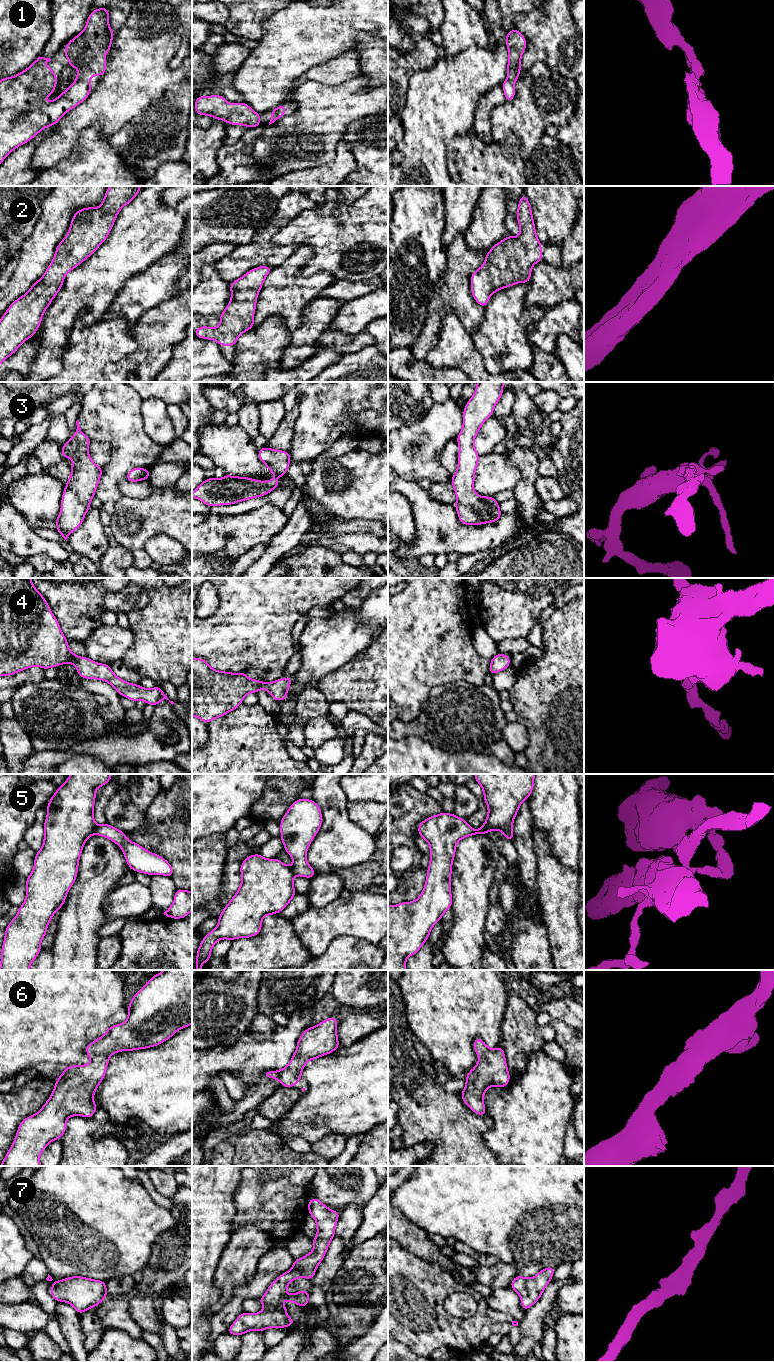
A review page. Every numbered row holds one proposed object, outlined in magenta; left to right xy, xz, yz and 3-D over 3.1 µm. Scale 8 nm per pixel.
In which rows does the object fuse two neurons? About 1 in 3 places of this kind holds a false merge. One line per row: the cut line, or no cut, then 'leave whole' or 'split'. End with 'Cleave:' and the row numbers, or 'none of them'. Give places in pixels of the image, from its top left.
1: cut none; leave whole
2: cut none; leave whole
3: cut none; leave whole
4: cut none; leave whole
5: cut xz (290, 867), (294, 875); split
6: cut none; leave whole
7: cut none; leave whole
Cleave: 5

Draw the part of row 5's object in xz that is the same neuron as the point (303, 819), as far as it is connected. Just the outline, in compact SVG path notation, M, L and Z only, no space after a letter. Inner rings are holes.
M297 799L280 821L284 850L293 858L294 875L311 879L317 873L306 860L308 847L322 825L319 805L312 799Z

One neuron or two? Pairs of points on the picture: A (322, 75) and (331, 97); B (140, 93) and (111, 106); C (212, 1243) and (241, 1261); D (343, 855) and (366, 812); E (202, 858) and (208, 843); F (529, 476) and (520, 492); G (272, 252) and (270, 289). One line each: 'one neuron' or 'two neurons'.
A: two neurons
B: one neuron
C: two neurons
D: two neurons
E: one neuron
F: one neuron
G: two neurons

